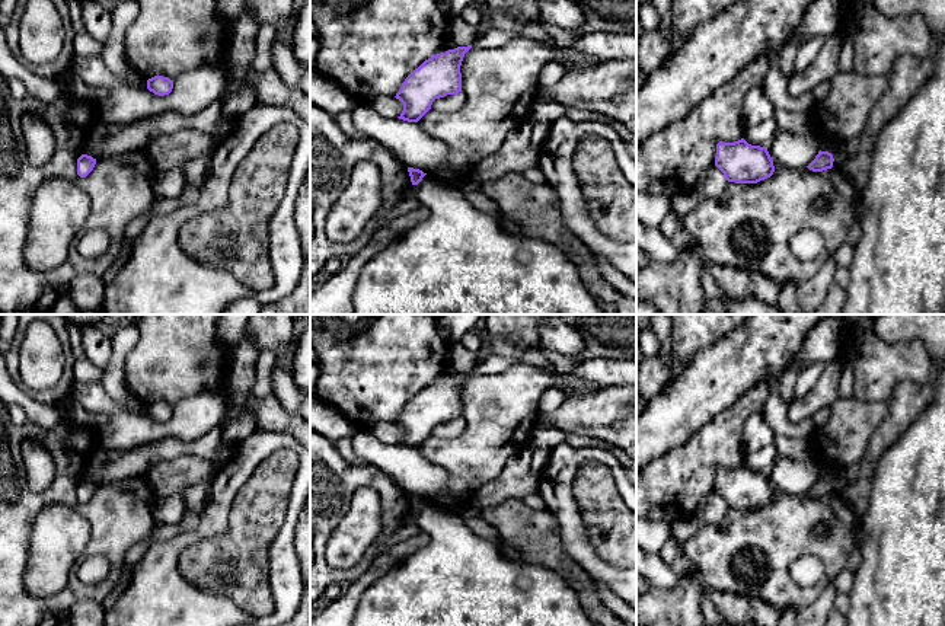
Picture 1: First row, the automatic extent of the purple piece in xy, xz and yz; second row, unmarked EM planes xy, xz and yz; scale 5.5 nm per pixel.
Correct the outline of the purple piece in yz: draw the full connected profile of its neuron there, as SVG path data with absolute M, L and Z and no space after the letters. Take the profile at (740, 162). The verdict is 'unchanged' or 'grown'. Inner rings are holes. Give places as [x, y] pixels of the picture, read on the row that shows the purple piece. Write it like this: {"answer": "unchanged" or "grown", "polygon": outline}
{"answer": "unchanged", "polygon": "M744 138L716 144L715 166L728 182L757 183L775 172L767 147L751 146Z"}

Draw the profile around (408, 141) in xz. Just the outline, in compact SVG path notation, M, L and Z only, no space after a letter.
M361 103L351 111L351 121L357 131L380 141L406 167L428 173L450 166L447 146L430 137L418 122L384 118Z

